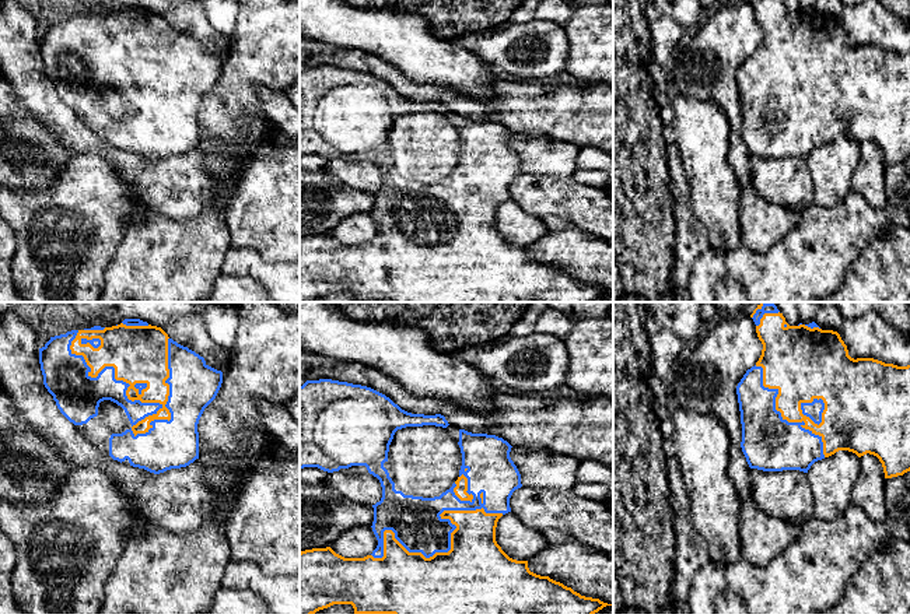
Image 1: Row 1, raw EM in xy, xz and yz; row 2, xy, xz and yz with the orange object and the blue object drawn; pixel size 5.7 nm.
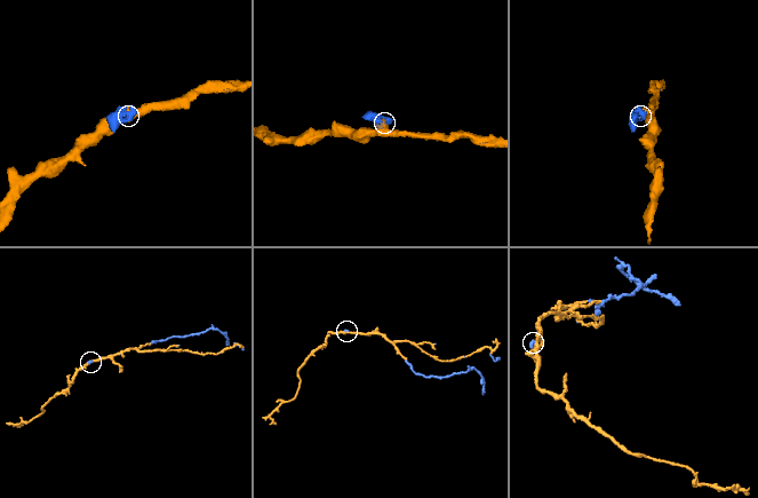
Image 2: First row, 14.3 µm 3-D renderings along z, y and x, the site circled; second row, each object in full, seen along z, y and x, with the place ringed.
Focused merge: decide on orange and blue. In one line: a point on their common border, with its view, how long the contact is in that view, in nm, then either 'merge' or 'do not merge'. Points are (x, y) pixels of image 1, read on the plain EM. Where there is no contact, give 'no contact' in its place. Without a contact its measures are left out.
meets orange in xy at (115, 60); contact 750 nm long; merge

